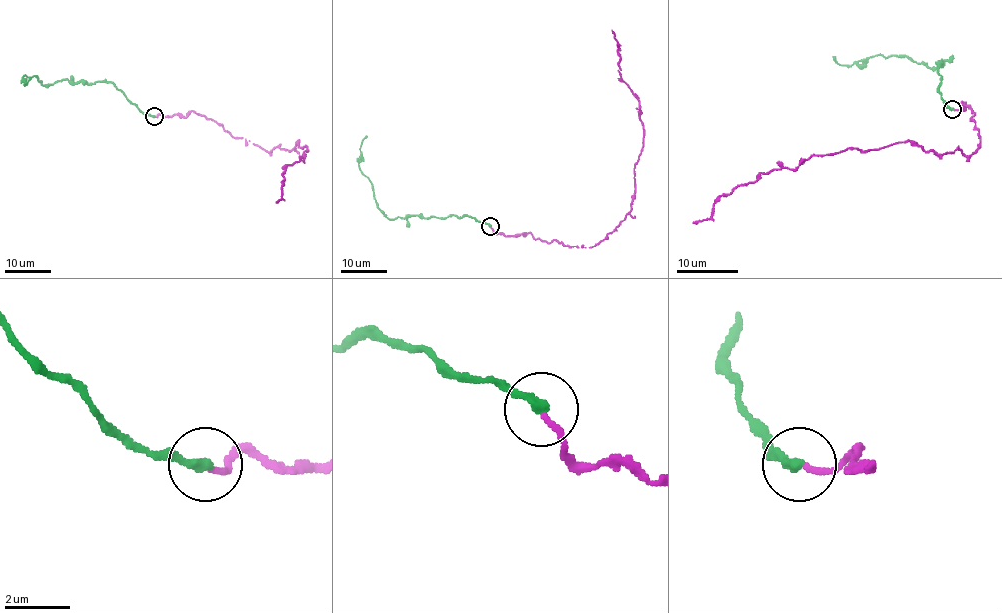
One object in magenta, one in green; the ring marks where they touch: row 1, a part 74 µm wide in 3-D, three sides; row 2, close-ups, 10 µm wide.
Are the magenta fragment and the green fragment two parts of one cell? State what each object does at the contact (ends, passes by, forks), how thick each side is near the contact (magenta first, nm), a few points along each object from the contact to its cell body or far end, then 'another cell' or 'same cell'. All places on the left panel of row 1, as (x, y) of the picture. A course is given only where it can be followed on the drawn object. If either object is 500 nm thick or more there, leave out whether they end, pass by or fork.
magenta ends there; green ends there; 170 nm thick on the magenta side, 320 nm on the other; magenta runs (153, 116), (194, 111), (268, 152), (298, 141), (308, 150), (303, 162), (282, 172), (282, 198), (275, 203); green runs (153, 116), (144, 114), (111, 82), (61, 80), (43, 85), (36, 76), (26, 75), (24, 83), (29, 76); same cell

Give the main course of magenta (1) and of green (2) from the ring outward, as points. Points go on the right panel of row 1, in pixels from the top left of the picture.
1: (952, 108), (974, 113), (980, 147), (969, 156), (909, 142), (814, 154), (736, 187), (693, 223)
2: (952, 108), (939, 91), (940, 61), (943, 65), (929, 68), (905, 56), (882, 54), (846, 65), (833, 56)

